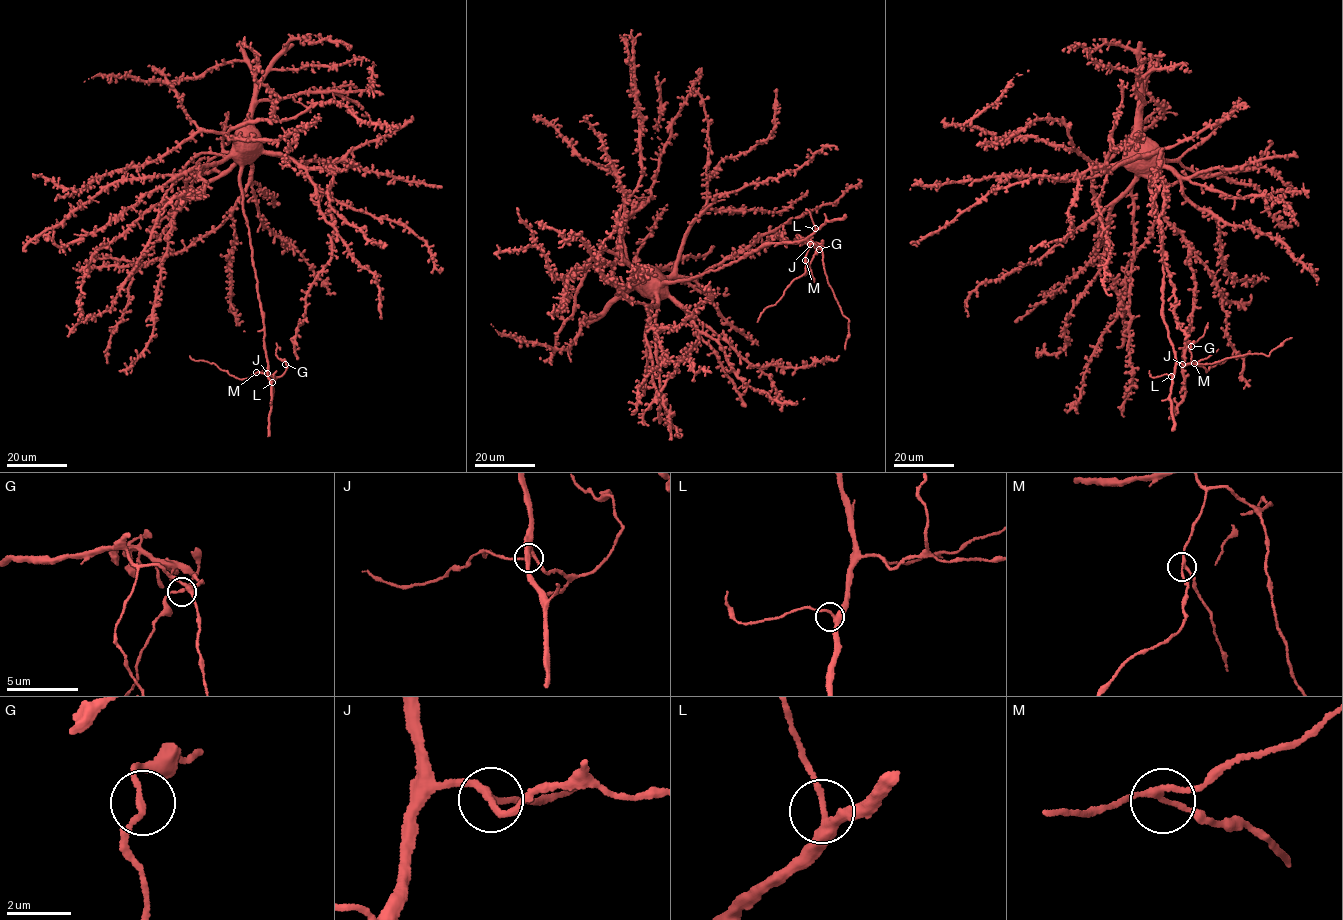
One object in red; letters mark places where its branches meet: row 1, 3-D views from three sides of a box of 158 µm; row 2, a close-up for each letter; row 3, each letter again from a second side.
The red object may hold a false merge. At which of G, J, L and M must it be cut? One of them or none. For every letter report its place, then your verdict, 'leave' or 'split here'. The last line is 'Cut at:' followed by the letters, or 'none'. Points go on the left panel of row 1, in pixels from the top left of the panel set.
G: place (285, 364); leave
J: place (267, 373); leave
L: place (272, 382); leave
M: place (256, 372); leave
Cut at: none

